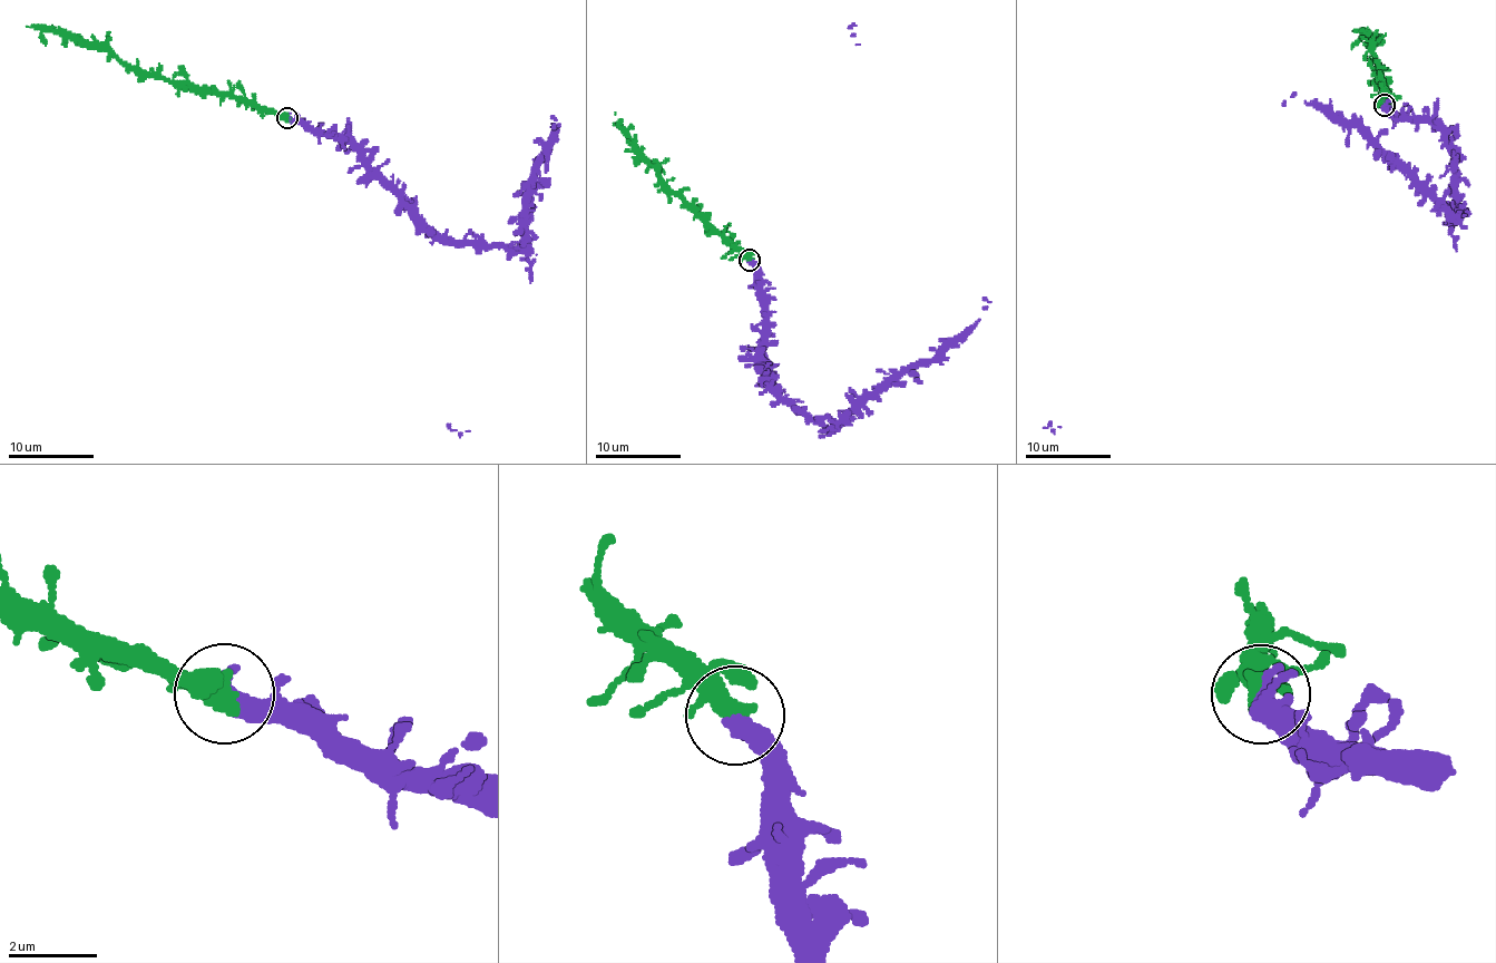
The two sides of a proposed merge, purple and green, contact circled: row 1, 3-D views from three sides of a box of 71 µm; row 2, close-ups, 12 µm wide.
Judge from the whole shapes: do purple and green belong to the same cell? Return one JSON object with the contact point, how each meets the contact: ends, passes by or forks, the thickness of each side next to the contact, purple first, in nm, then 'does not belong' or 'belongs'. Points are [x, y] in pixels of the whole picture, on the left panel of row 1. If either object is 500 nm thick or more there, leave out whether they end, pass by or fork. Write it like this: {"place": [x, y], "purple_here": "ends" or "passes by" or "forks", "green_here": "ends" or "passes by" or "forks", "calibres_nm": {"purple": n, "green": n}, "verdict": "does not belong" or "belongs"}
{"place": [286, 118], "purple_here": "passes by", "green_here": "ends", "calibres_nm": {"purple": 360, "green": 480}, "verdict": "belongs"}

